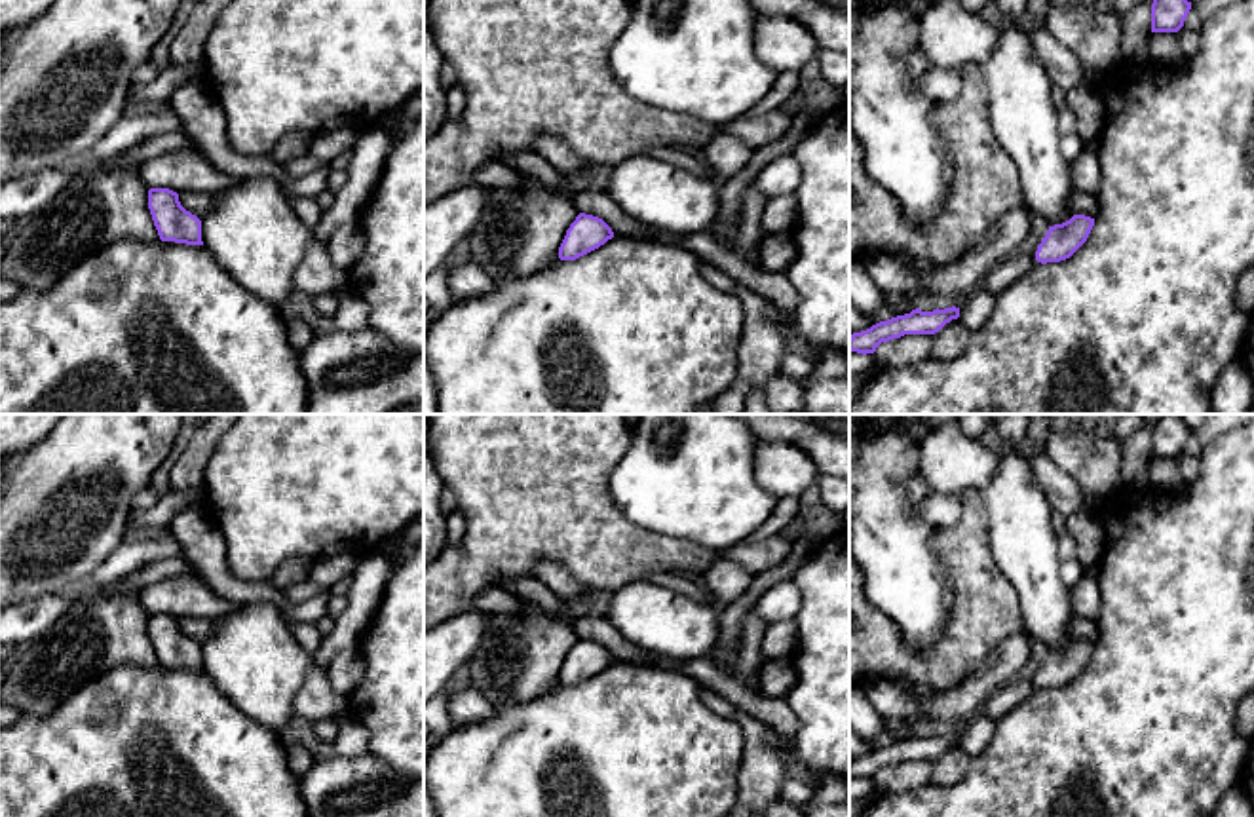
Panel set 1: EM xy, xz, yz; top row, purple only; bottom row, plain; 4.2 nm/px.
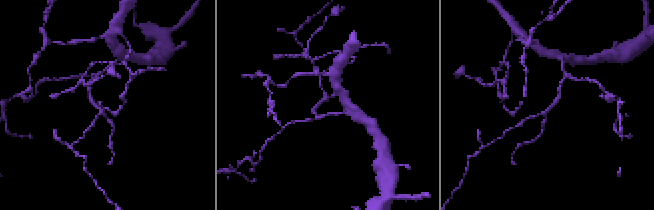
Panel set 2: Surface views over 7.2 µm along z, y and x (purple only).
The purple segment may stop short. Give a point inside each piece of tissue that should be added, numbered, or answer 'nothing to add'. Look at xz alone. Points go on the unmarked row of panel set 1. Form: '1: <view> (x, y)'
nothing to add

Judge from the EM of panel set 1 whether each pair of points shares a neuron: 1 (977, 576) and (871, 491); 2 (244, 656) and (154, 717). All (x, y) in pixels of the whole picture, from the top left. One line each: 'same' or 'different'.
1: different
2: different

